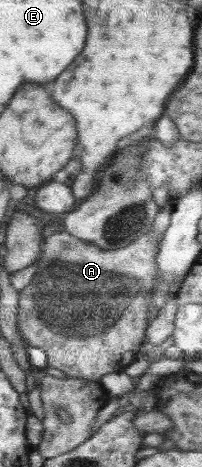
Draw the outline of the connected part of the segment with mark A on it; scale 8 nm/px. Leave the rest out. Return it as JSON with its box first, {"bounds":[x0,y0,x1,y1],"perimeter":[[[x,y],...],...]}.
{"bounds":[17,232,164,381],"perimeter":[[[57,232],[51,236],[46,237],[42,242],[42,250],[40,258],[38,260],[38,271],[34,274],[31,282],[21,291],[18,296],[19,311],[17,314],[17,330],[23,337],[23,340],[29,346],[36,346],[44,350],[47,356],[47,366],[52,368],[58,368],[70,378],[82,378],[91,381],[99,381],[104,375],[124,370],[130,363],[136,360],[136,356],[140,352],[142,344],[145,343],[145,331],[151,322],[153,312],[147,308],[147,302],[149,302],[149,292],[151,287],[155,284],[155,280],[159,280],[155,268],[155,254],[158,253],[158,245],[160,245],[160,239],[164,237],[164,234],[156,236],[156,238],[150,238],[145,235],[140,236],[122,248],[116,248],[116,250],[100,250],[98,246],[90,244],[84,240],[68,234],[68,232]]]}

